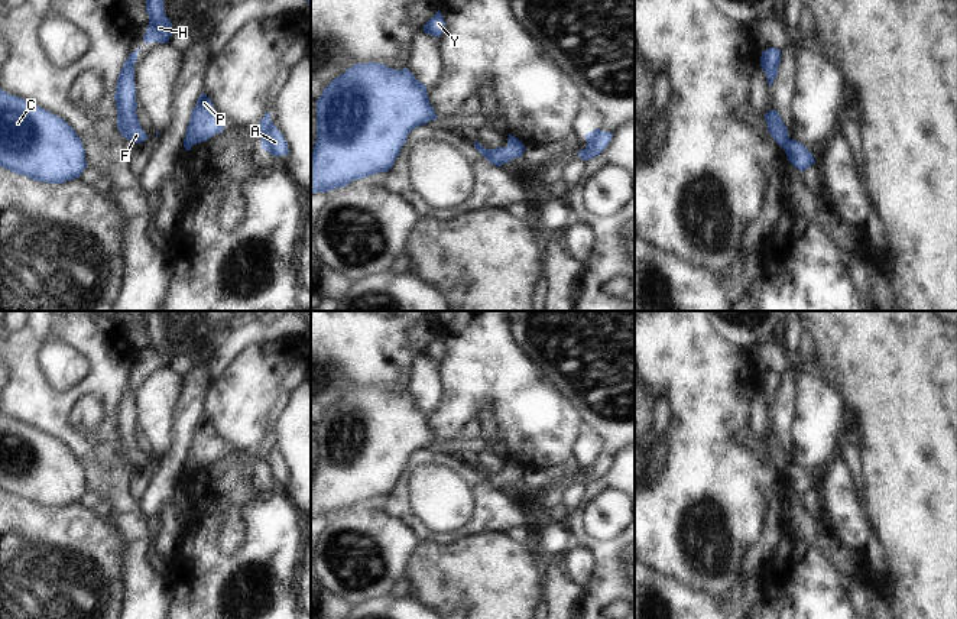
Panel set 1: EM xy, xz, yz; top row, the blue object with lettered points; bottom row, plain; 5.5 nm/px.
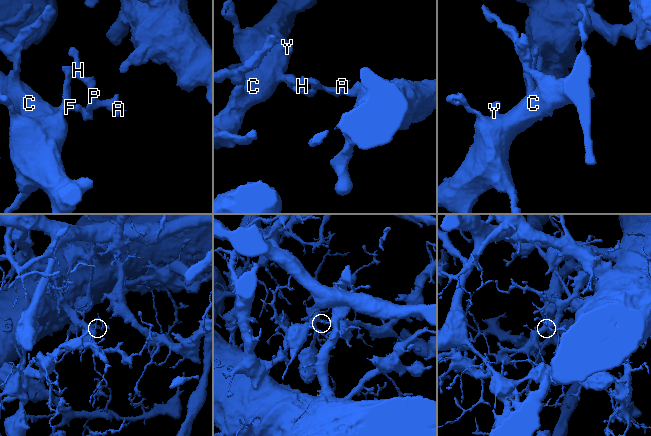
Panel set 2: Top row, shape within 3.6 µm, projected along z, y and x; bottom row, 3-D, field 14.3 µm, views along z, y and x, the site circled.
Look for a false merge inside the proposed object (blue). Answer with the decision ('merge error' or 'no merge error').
merge error

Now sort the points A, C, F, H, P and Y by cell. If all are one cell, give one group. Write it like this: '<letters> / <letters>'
A H P / C F Y

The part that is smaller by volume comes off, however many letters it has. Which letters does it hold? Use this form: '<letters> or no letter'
A, H, P

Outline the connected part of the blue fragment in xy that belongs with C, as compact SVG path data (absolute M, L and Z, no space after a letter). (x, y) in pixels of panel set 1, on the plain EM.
M0 414L0 490L33 505L64 508L80 502L87 484L81 463L64 443Z

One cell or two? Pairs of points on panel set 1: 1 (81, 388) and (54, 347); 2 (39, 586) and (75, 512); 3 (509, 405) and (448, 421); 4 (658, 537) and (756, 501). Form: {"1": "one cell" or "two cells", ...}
{"1": "two cells", "2": "one cell", "3": "one cell", "4": "one cell"}

